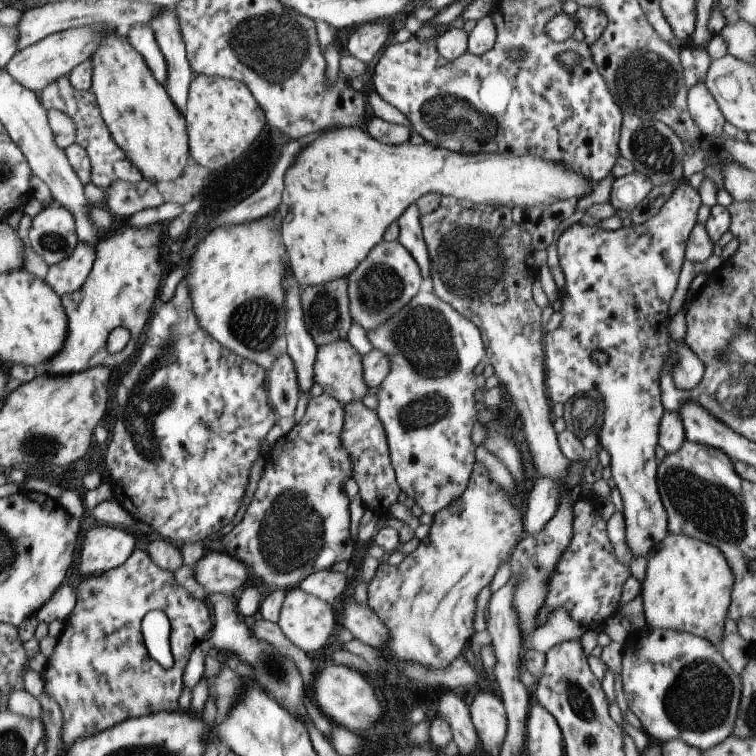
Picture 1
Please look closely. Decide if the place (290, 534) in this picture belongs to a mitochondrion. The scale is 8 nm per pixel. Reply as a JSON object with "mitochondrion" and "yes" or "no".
{"mitochondrion":"yes"}

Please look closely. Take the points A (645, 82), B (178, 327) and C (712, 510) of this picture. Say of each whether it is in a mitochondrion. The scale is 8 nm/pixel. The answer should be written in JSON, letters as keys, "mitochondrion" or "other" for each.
{"A":"mitochondrion","B":"mitochondrion","C":"mitochondrion"}

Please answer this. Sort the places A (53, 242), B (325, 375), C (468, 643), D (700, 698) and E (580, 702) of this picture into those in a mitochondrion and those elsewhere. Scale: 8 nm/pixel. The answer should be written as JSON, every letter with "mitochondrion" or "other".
{"A":"mitochondrion","B":"other","C":"other","D":"mitochondrion","E":"mitochondrion"}

